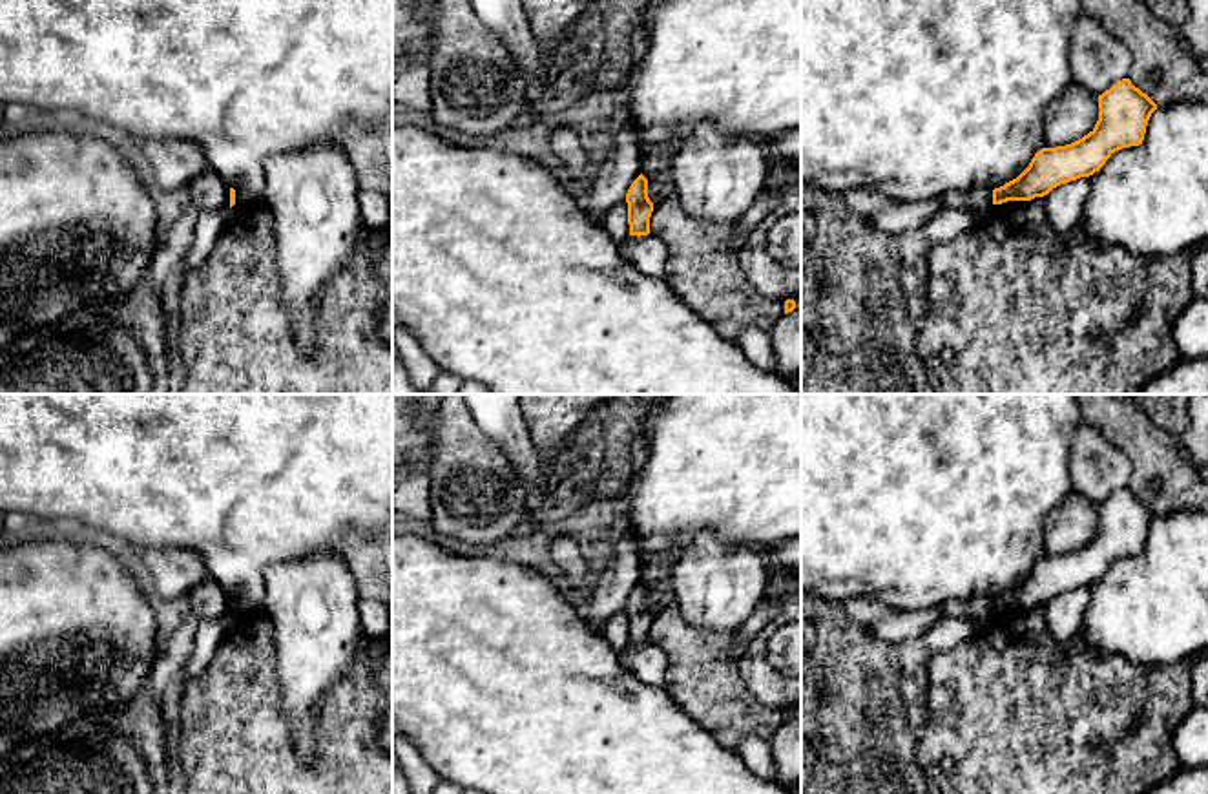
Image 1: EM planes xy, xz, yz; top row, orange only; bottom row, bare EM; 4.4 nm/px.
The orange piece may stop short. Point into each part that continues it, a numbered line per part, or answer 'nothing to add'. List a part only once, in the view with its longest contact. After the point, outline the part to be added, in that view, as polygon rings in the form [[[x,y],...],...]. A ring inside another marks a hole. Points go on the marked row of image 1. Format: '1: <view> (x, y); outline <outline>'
nothing to add

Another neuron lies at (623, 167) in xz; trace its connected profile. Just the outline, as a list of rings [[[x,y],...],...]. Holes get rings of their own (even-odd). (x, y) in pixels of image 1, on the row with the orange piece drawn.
[[[622,117],[611,153],[597,172],[589,184],[591,203],[588,215],[600,223],[602,215],[617,203],[626,201],[631,183],[640,175],[640,151],[637,131],[628,117]]]

